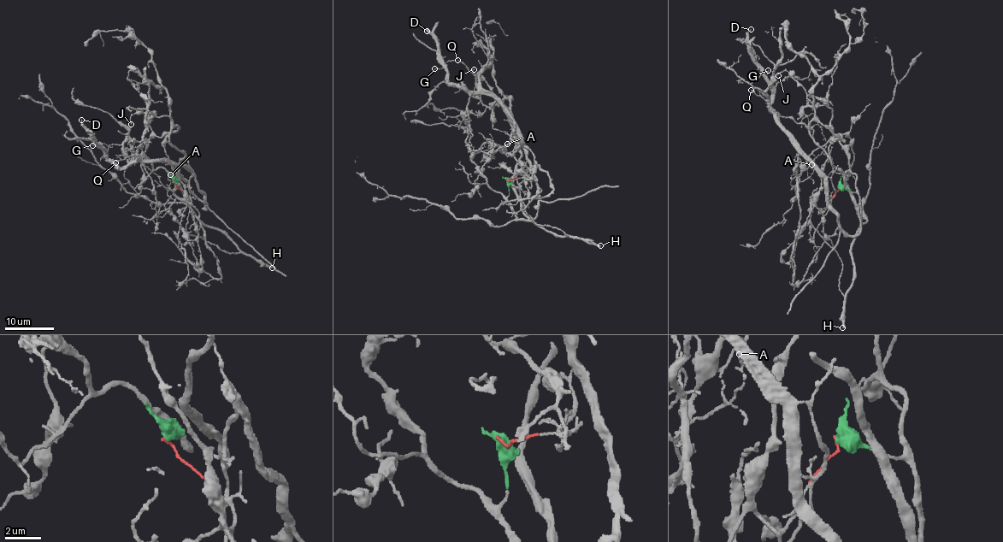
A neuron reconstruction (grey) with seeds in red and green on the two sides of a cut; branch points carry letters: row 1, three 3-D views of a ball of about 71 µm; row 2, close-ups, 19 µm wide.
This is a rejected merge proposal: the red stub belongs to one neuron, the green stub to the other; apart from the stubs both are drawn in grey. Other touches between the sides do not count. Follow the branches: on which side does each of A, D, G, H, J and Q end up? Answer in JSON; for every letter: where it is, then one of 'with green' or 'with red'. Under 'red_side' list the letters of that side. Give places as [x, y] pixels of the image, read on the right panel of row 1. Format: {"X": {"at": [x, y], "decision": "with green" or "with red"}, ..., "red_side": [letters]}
{"A": {"at": [811, 164], "decision": "with red"}, "D": {"at": [751, 29], "decision": "with red"}, "G": {"at": [768, 70], "decision": "with red"}, "H": {"at": [842, 327], "decision": "with green"}, "J": {"at": [778, 75], "decision": "with red"}, "Q": {"at": [751, 90], "decision": "with red"}, "red_side": ["A", "D", "G", "J", "Q"]}

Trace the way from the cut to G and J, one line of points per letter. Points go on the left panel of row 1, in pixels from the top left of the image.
G: (174, 182), (189, 197), (190, 167), (160, 160), (132, 161), (116, 167), (107, 158), (107, 150), (92, 144)
J: (174, 182), (191, 206), (164, 150), (165, 139), (178, 126), (171, 117), (150, 112), (132, 114), (132, 124)

